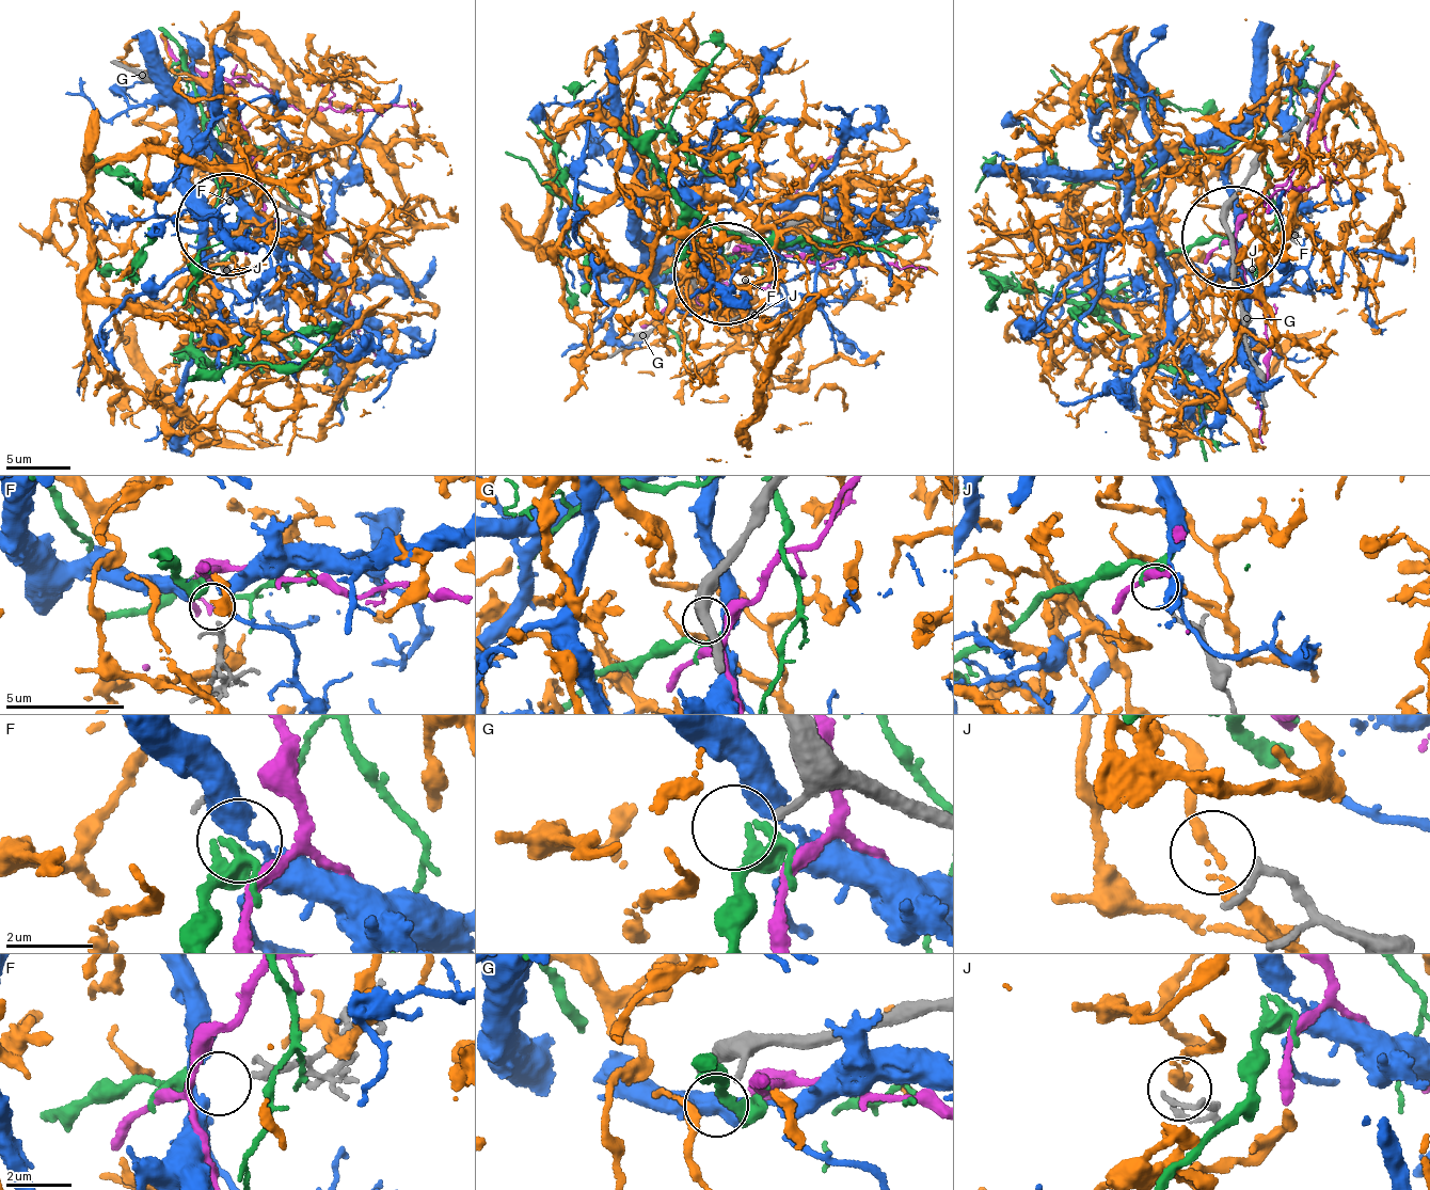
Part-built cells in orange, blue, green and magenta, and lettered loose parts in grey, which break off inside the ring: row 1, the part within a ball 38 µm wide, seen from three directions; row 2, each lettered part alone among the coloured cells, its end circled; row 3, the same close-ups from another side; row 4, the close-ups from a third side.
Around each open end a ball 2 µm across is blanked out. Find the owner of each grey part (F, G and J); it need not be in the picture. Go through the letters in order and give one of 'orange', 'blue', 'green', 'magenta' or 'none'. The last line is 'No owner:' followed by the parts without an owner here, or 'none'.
F: blue
G: none
J: none
No owner: G, J

